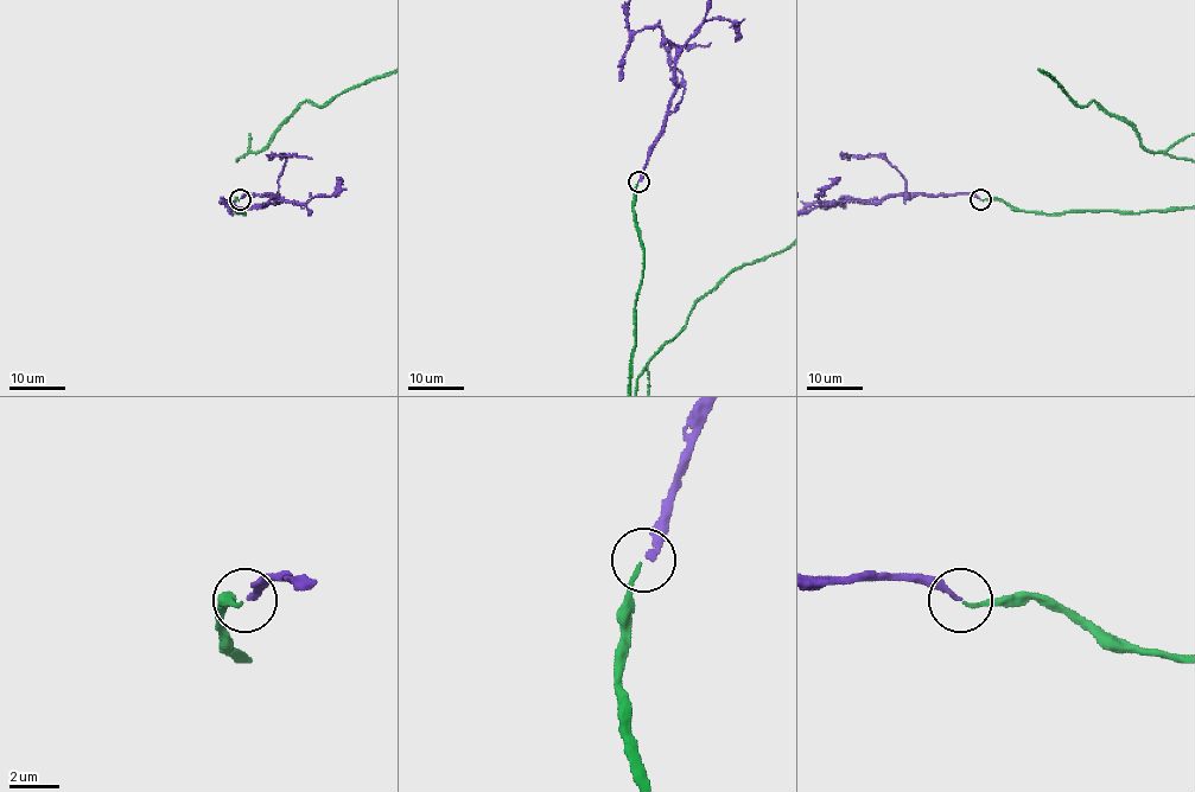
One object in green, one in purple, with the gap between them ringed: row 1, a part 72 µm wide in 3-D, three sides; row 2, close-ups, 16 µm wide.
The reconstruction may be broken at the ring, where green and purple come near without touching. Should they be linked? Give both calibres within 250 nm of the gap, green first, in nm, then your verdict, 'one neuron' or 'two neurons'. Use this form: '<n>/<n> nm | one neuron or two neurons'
150/240 nm | one neuron

